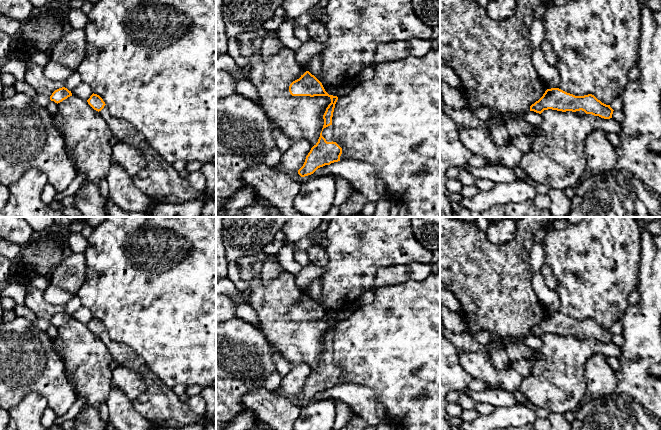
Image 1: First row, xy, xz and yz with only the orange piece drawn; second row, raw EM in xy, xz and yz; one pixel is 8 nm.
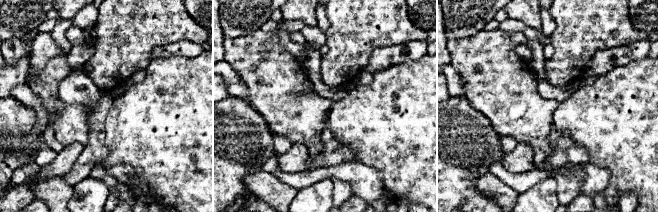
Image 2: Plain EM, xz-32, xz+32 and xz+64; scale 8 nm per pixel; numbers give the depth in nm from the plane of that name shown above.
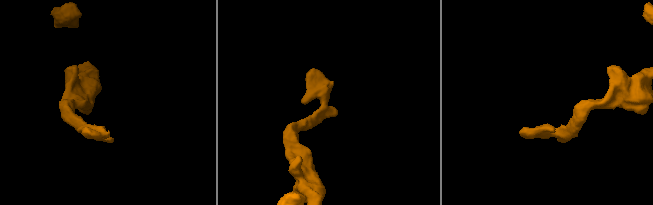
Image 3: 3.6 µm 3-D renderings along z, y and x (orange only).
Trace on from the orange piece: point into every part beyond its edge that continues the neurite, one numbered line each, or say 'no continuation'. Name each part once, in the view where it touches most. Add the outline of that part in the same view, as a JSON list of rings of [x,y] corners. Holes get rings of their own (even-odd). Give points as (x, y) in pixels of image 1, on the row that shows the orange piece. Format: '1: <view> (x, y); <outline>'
1: xz (327, 133); [[[330,125],[323,129],[322,136],[326,139],[327,142],[332,142],[333,140],[333,126]]]

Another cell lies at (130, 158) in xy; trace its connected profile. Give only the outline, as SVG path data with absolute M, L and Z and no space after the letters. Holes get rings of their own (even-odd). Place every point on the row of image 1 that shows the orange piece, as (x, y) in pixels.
M118 141L112 146L111 161L121 166L130 178L133 178L147 166L142 151L138 147L123 141Z

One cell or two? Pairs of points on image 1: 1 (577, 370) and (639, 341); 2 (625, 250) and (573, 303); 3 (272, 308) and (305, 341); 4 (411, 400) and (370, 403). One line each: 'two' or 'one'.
1: two
2: one
3: one
4: two

